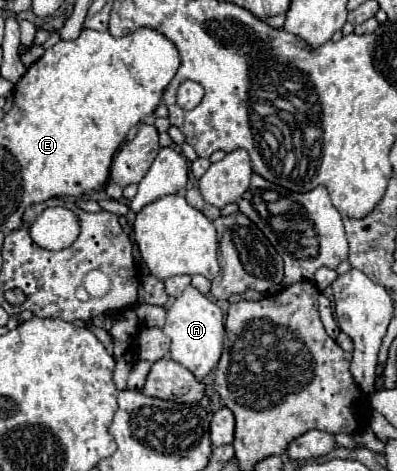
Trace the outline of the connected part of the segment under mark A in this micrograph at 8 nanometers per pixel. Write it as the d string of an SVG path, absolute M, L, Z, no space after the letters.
M187 286L185 292L175 298L173 306L167 312L167 322L163 326L163 332L171 338L171 358L183 364L187 370L191 370L199 380L205 378L217 366L225 336L223 312L197 288Z

